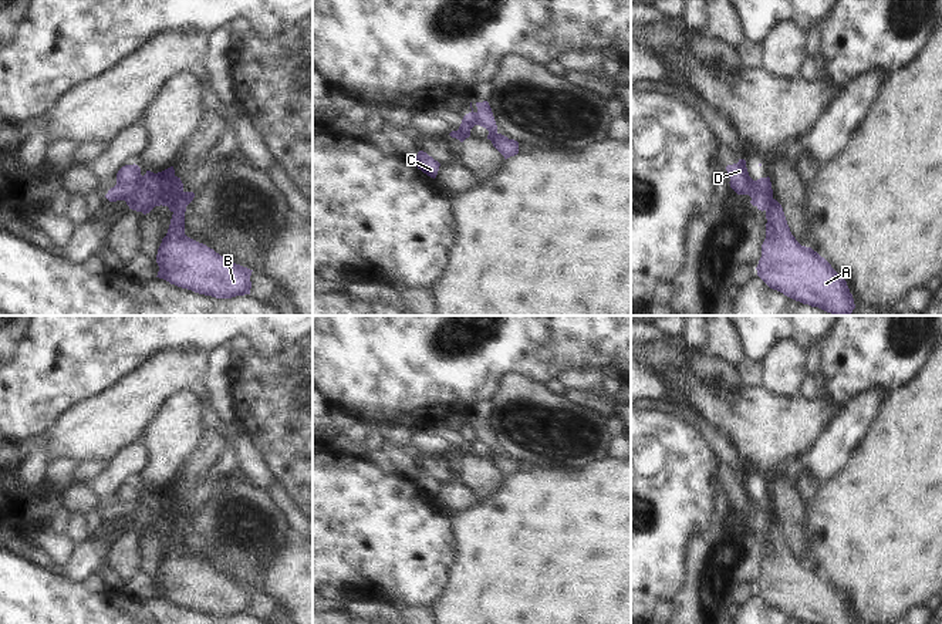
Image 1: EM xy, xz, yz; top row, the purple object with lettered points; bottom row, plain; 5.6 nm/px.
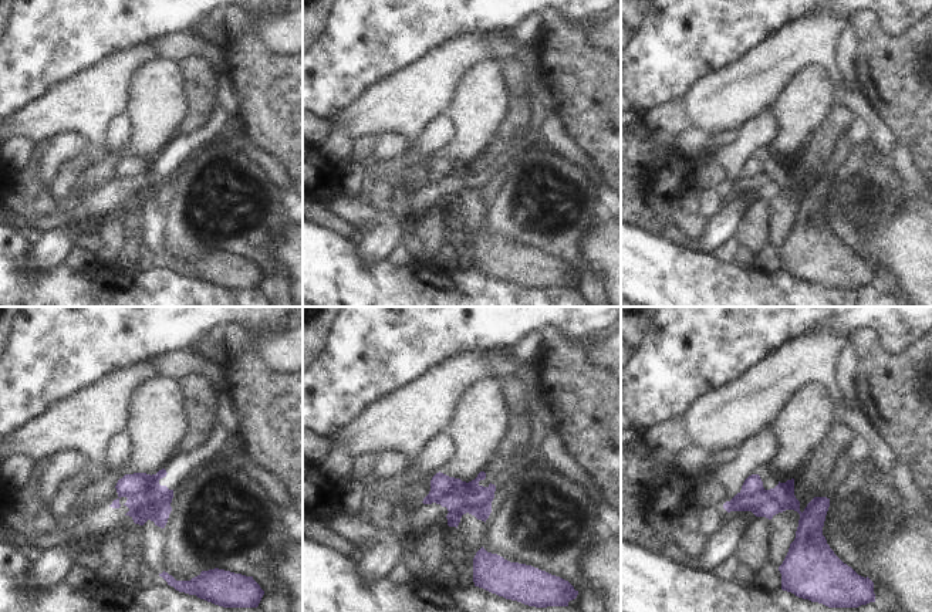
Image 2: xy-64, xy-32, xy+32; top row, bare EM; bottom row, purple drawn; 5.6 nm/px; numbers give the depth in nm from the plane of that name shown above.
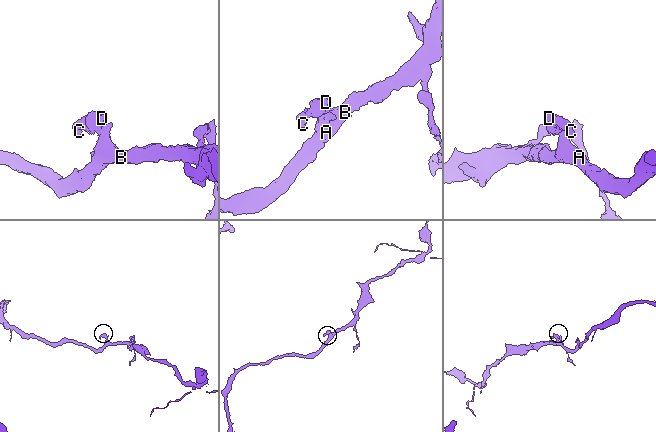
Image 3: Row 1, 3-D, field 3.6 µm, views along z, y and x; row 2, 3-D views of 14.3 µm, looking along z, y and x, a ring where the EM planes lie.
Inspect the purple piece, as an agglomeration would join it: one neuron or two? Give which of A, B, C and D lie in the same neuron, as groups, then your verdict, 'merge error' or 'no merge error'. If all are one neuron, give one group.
A B / C D | merge error

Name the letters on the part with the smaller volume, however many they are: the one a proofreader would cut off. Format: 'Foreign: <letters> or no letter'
Foreign: C, D

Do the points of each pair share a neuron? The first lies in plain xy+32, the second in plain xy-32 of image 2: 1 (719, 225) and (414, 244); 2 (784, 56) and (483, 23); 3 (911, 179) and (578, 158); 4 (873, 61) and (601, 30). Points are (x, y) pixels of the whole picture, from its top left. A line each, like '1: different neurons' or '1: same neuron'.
1: different neurons
2: different neurons
3: different neurons
4: different neurons

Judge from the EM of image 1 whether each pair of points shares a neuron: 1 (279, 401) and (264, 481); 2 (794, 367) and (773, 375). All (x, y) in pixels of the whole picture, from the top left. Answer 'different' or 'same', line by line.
1: different
2: same

